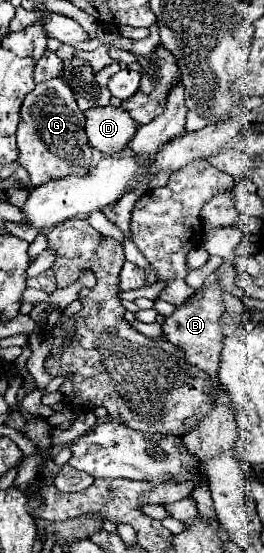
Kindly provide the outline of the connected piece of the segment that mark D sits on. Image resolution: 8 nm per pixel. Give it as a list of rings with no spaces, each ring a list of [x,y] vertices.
[[[90,108],[84,116],[90,146],[104,154],[122,152],[138,130],[136,120],[124,108]]]

